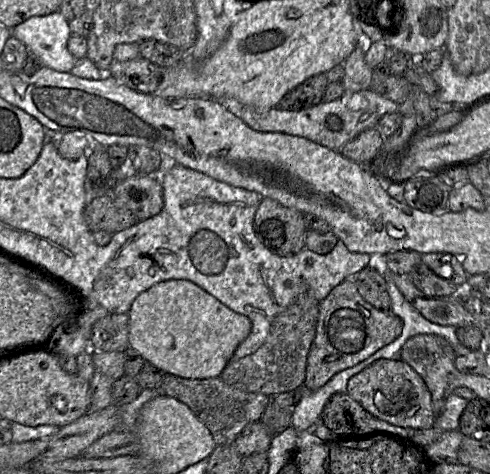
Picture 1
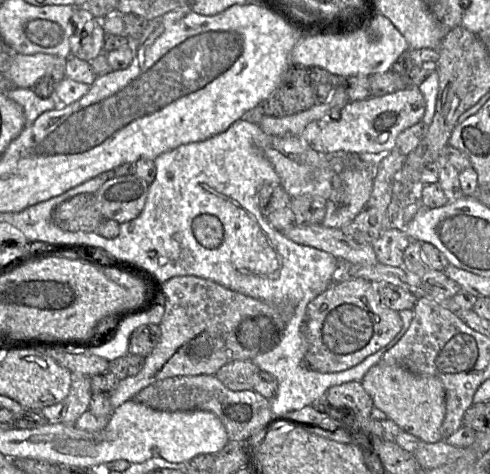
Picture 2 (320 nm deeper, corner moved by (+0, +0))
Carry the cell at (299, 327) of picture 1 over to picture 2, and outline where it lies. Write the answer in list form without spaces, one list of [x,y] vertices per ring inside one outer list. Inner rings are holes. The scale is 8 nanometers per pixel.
[[[251,359],[235,360],[223,365],[215,376],[230,390],[253,390],[259,371]]]

